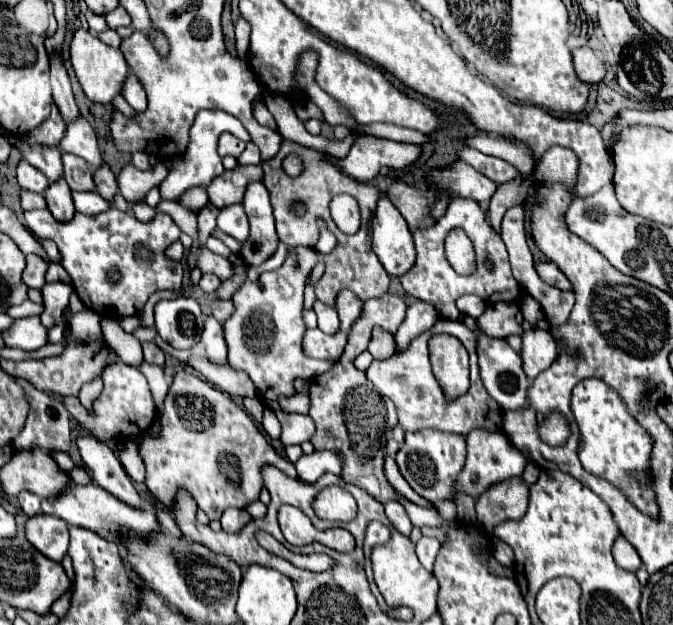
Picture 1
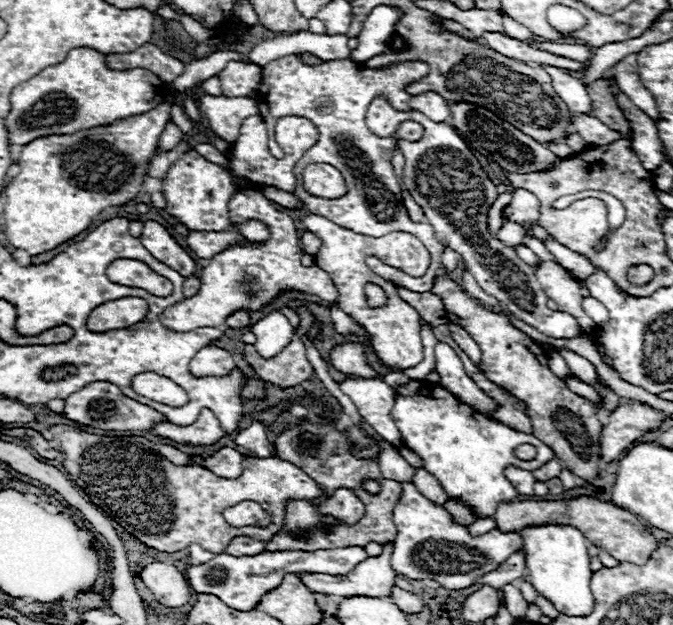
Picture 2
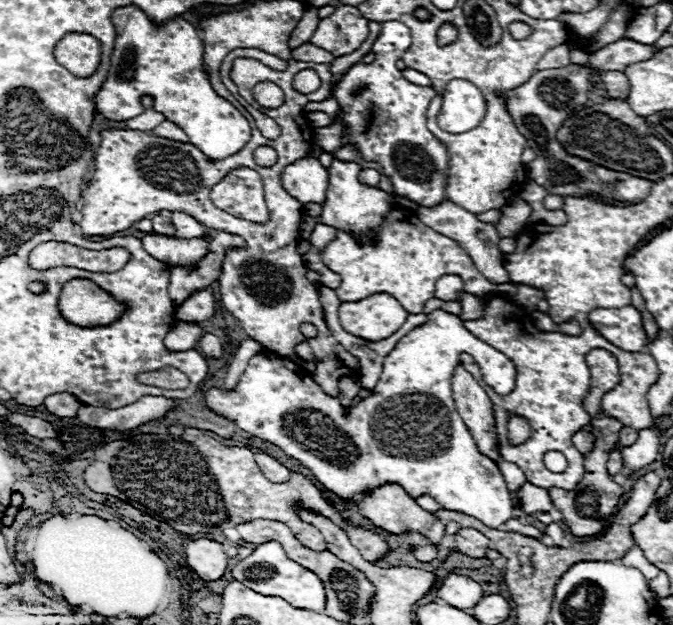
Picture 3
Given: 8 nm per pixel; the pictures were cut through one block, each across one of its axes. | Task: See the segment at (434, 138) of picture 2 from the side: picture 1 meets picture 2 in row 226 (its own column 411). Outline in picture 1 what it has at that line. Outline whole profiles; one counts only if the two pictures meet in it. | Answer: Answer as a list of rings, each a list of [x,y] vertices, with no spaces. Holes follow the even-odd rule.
[[[438,430],[406,432],[404,446],[396,454],[396,464],[400,468],[400,474],[416,494],[426,498],[428,502],[438,502],[452,496],[452,482],[464,468],[464,448],[466,442],[460,434],[444,434]]]

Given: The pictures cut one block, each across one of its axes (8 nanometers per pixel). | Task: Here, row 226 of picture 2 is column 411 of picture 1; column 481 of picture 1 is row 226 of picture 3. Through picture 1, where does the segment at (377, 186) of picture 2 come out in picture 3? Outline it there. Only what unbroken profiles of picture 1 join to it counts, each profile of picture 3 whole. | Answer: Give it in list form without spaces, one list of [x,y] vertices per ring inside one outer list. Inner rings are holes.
[[[402,208],[390,212],[390,220],[378,228],[378,234],[374,238],[366,238],[364,242],[358,242],[348,232],[336,228],[336,238],[322,250],[322,262],[342,278],[342,284],[336,288],[340,300],[362,300],[372,296],[372,292],[386,292],[410,314],[422,312],[424,304],[434,298],[438,278],[448,274],[454,274],[464,282],[464,292],[482,300],[498,294],[496,284],[490,284],[490,280],[476,270],[472,258],[458,242],[434,232],[422,224],[414,212]]]

